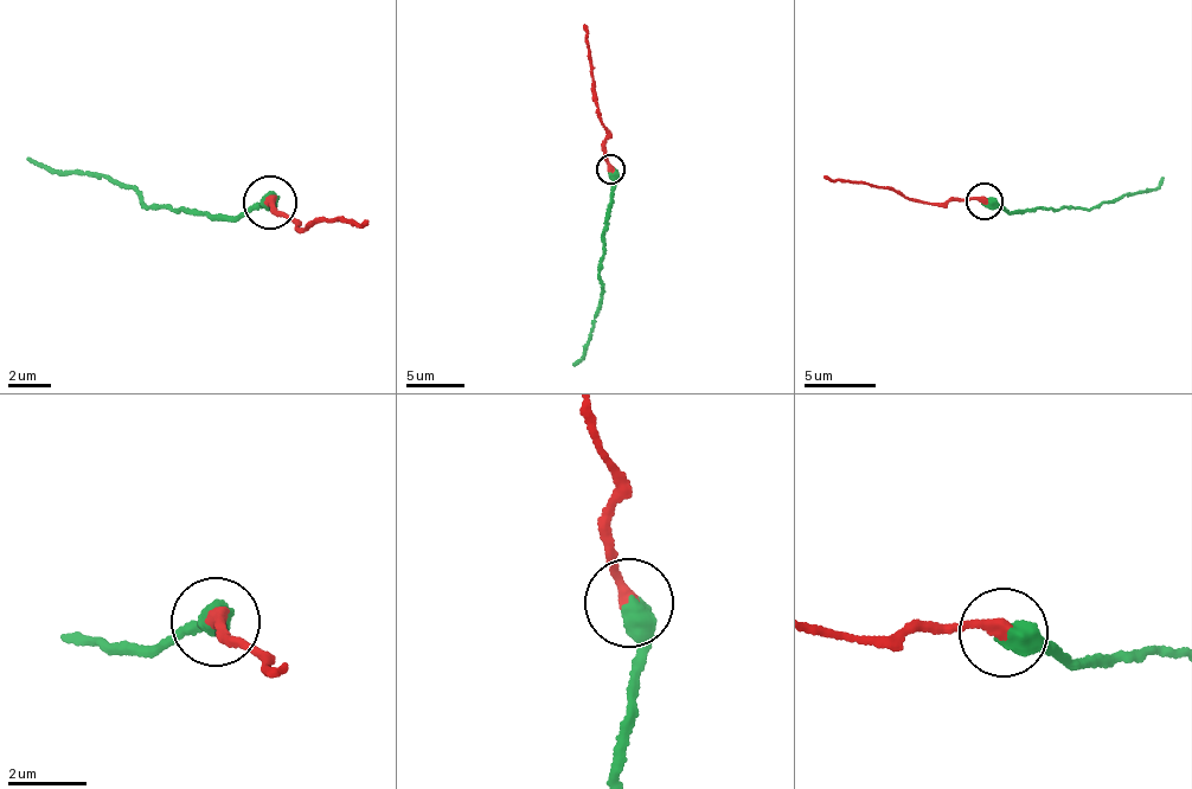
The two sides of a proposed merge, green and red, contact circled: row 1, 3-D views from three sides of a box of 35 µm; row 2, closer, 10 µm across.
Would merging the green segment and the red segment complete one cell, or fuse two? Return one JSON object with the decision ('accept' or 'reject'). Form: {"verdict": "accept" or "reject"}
{"verdict": "reject"}

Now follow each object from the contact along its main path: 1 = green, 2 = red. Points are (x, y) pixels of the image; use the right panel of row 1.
1: (982, 201), (1011, 211), (1075, 209), (1160, 190), (1166, 177)
2: (982, 201), (910, 200), (882, 187), (833, 184), (824, 175)

